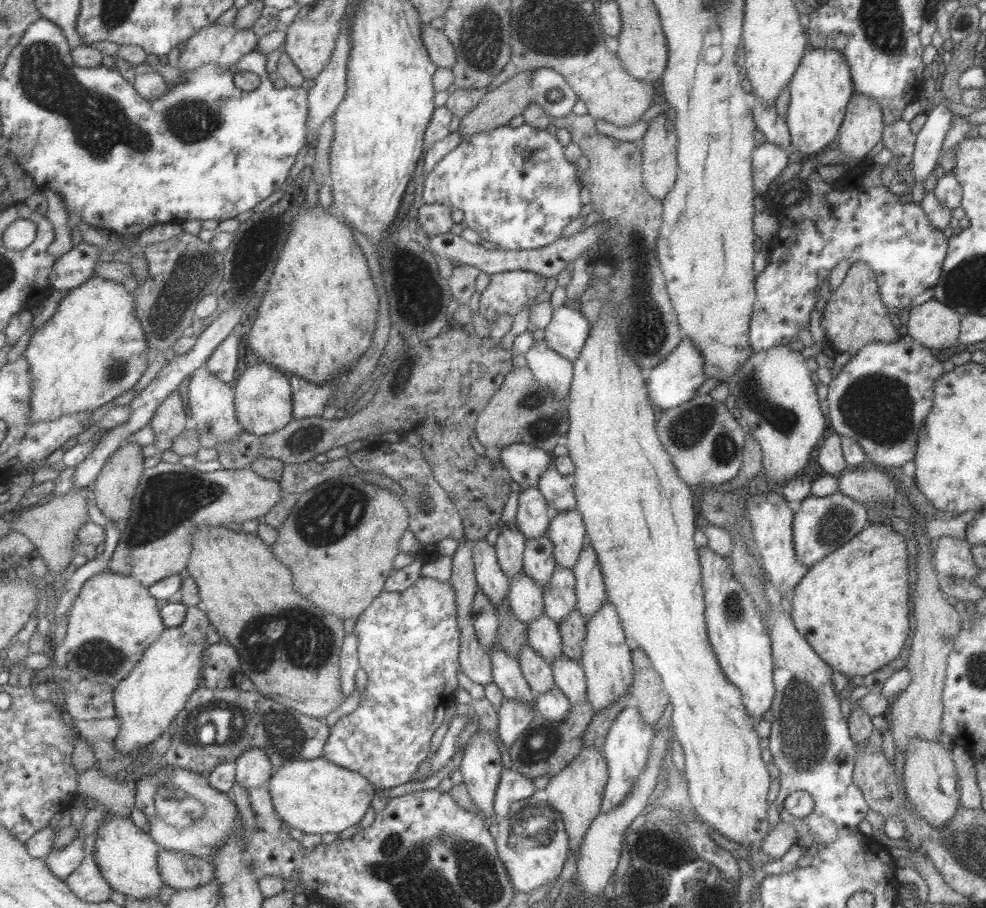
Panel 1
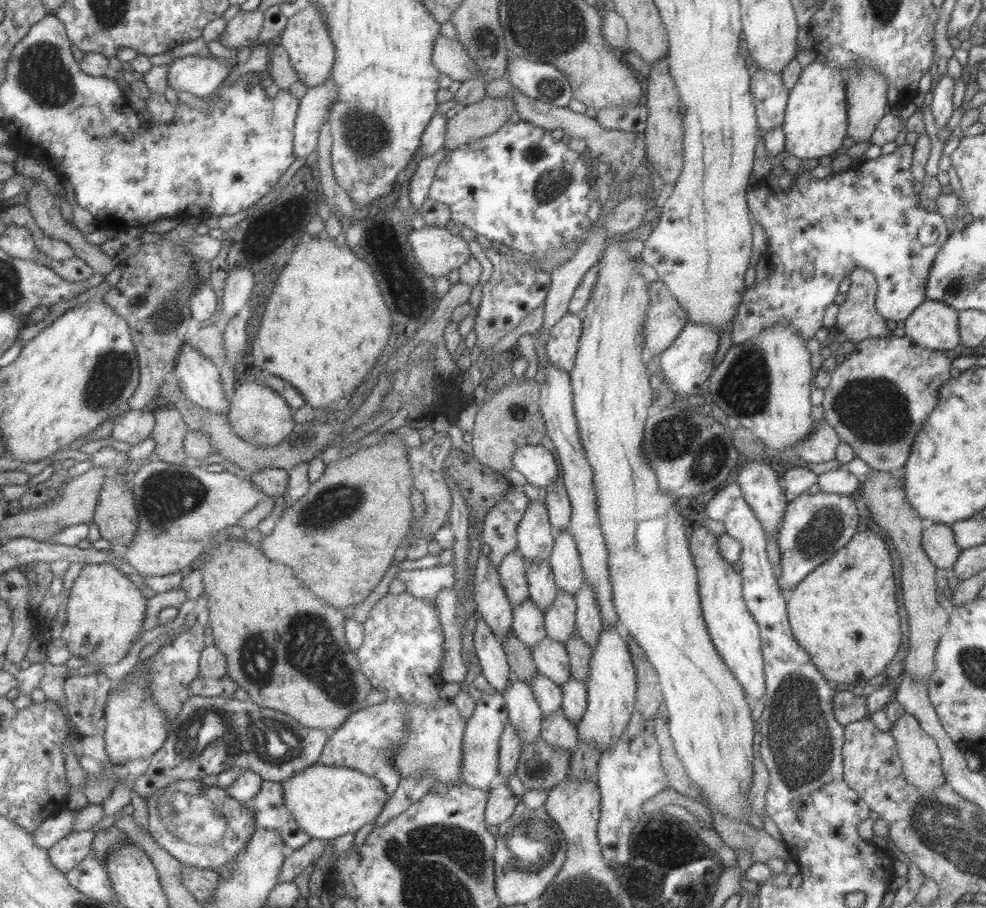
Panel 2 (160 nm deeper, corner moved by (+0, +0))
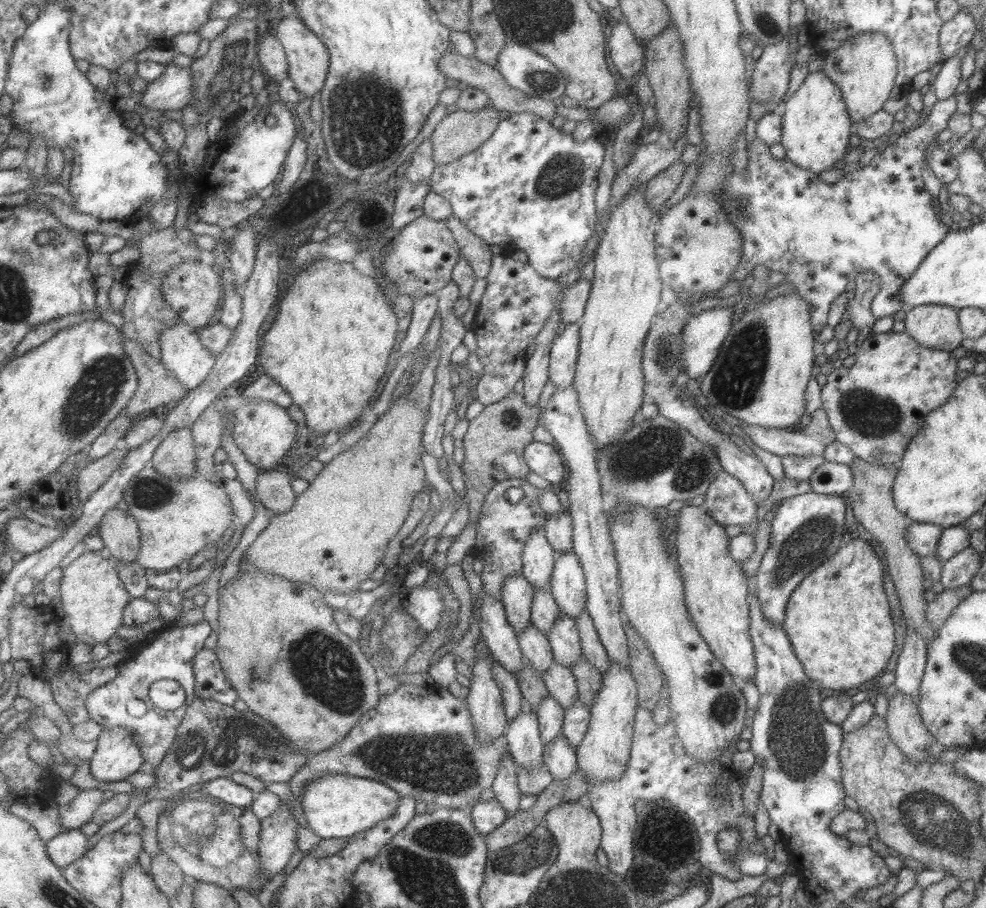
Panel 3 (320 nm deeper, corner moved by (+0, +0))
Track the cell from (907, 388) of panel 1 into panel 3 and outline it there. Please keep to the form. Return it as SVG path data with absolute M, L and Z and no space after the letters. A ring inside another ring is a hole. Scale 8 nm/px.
M888 331L885 333L871 333L864 341L858 342L852 349L856 355L855 364L849 366L839 366L838 364L828 367L826 369L826 383L821 387L821 408L827 415L829 427L835 433L835 441L844 444L854 454L855 457L859 457L862 461L868 462L870 465L877 465L882 467L897 466L902 459L903 453L905 452L906 446L910 444L911 438L923 427L924 419L929 412L935 410L941 406L947 398L952 395L953 389L957 386L959 379L957 374L957 361L953 358L951 351L935 350L921 346L911 338L904 331L892 332Z

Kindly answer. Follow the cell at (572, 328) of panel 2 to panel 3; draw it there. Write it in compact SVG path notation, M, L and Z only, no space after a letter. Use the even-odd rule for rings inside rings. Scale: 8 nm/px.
M579 322L567 324L553 339L548 356L548 378L557 388L573 386L579 347Z

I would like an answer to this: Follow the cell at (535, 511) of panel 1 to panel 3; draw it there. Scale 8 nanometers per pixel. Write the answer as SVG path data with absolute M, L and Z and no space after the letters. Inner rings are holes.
M541 526L530 532L521 553L521 574L533 590L549 589L550 576L555 563L555 552Z

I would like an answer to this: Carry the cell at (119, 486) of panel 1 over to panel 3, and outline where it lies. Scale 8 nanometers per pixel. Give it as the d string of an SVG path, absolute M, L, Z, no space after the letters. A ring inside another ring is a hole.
M116 507L110 510L104 516L98 534L116 562L137 563L142 549L142 532L129 510L121 511Z

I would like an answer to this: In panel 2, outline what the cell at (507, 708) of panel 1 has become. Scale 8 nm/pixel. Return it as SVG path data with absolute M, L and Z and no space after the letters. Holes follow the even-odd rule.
M506 722L503 732L498 742L497 753L497 781L507 785L509 776L516 773L515 766L522 750L522 743L518 734L511 726L510 722Z

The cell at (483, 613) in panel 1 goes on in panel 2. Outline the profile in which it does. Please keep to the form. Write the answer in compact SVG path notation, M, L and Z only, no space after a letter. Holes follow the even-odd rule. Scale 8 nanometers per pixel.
M476 611L473 613L477 614L477 620L475 631L472 634L472 641L474 655L481 668L480 673L501 695L508 687L512 676L506 661L503 645L498 640L495 640L495 635L488 629L488 626L478 616L478 613Z

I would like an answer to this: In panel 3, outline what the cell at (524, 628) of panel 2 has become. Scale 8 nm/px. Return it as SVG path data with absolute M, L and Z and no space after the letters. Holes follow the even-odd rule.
M530 624L517 634L516 639L523 658L530 663L533 670L540 675L543 674L552 661L548 638Z

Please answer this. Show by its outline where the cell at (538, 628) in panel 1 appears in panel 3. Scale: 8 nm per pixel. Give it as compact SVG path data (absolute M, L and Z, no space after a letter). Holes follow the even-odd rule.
M552 660L549 668L541 676L548 695L552 696L564 711L578 700L576 680L569 666Z

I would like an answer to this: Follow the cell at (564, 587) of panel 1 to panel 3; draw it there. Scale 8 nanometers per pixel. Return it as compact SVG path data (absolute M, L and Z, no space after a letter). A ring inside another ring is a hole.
M562 614L551 627L547 638L555 662L571 667L582 656L575 618Z

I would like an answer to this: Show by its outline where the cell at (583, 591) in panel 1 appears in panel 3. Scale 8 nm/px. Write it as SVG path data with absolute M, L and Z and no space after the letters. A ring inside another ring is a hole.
M586 609L575 618L580 638L582 656L591 666L594 666L601 675L610 667L608 656L603 645L599 642L595 627Z

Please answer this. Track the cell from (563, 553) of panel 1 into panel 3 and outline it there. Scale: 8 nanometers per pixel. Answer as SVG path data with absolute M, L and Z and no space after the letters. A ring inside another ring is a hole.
M572 550L555 554L549 591L561 614L577 618L584 611L586 586L577 555Z

